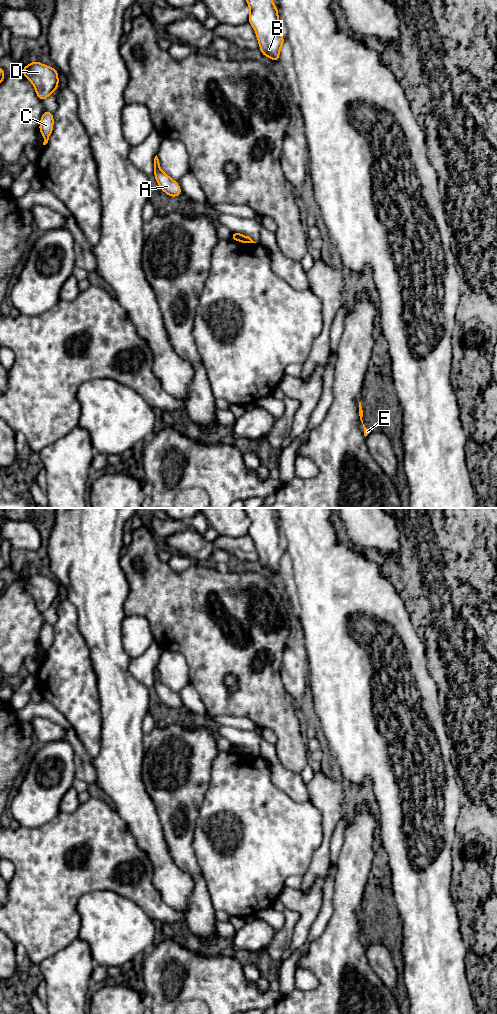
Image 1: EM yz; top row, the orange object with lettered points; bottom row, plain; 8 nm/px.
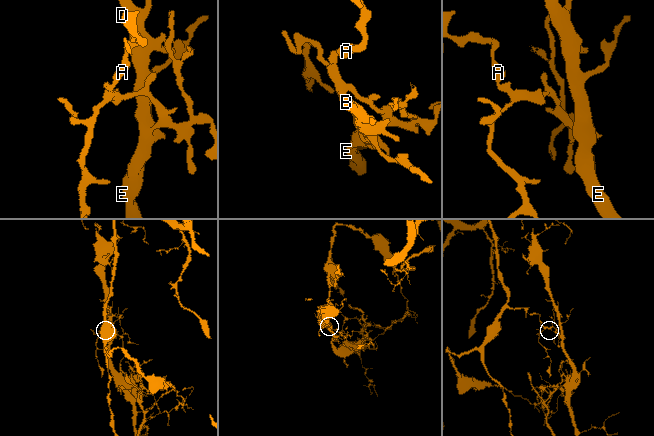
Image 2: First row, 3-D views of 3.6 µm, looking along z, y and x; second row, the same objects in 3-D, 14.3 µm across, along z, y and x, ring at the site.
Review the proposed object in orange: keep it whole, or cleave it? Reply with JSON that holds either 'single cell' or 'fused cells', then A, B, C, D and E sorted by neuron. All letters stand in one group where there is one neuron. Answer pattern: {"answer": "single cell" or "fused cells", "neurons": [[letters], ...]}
{"answer": "fused cells", "neurons": [["A", "C", "D"], ["B", "E"]]}

